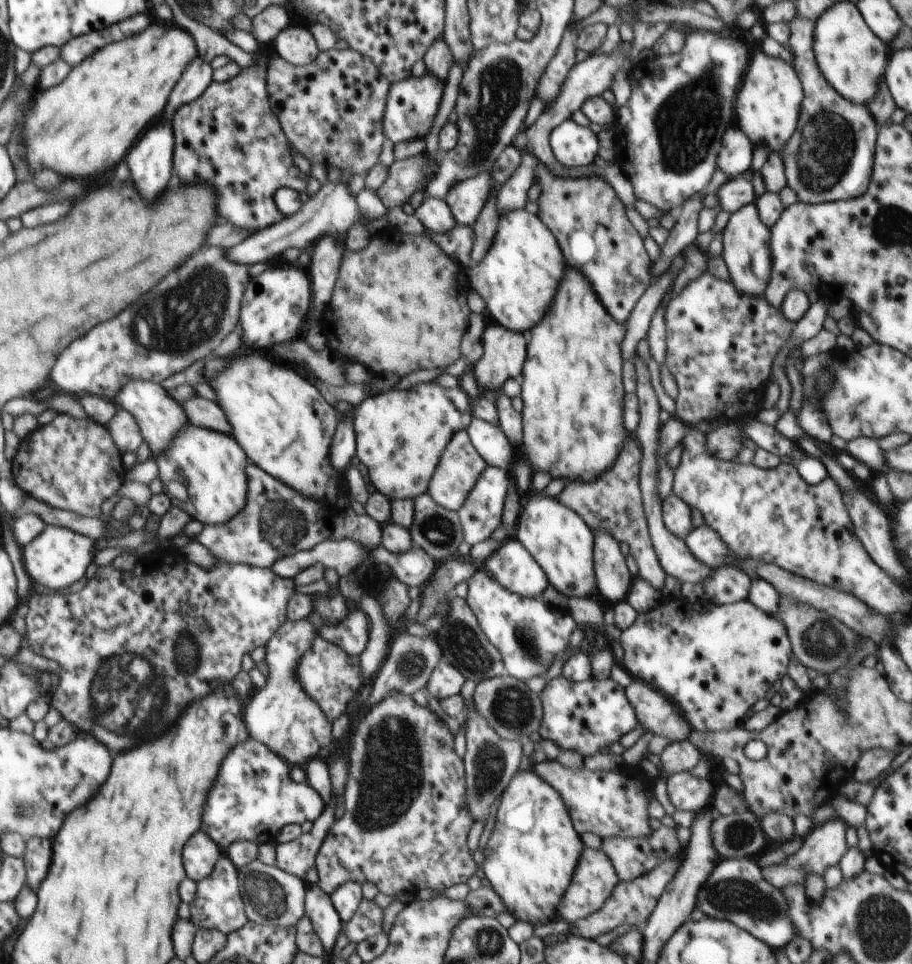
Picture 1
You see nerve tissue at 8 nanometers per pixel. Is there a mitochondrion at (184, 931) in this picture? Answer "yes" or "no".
no

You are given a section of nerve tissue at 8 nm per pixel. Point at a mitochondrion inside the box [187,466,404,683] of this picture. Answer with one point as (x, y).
(281, 524)

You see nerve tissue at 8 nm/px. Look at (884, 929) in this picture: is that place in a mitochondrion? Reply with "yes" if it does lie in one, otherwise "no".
yes

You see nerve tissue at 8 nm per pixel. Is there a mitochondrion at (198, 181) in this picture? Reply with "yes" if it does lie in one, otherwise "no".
no

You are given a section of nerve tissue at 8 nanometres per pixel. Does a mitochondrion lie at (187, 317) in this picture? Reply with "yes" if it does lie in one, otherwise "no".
yes

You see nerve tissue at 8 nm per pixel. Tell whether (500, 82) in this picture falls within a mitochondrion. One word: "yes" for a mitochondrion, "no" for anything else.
yes

